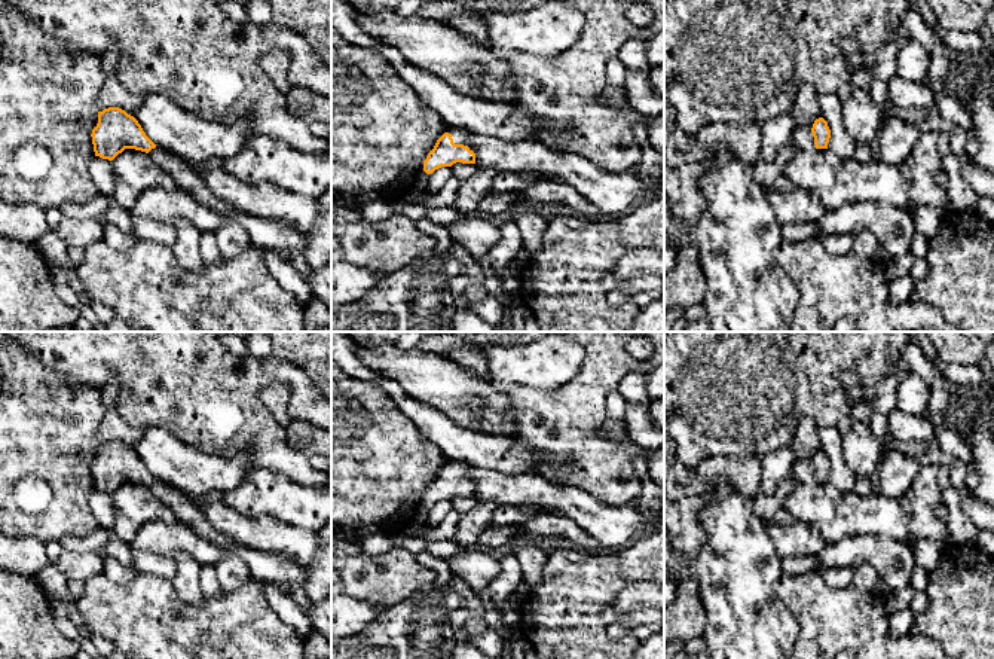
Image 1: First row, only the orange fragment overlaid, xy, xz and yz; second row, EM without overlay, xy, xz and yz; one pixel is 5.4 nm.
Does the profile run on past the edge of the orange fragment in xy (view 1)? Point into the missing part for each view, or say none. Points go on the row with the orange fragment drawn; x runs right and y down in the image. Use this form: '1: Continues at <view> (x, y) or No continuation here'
1: Continues at xy (265, 234)

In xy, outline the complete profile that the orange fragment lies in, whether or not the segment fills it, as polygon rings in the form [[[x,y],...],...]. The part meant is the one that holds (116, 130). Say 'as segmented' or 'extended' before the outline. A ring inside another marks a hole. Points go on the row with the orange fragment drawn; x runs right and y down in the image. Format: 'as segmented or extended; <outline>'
extended; [[[119,107],[98,112],[98,123],[92,129],[95,156],[113,161],[125,149],[149,153],[156,164],[163,167],[174,179],[175,186],[192,193],[201,202],[223,213],[226,222],[235,222],[247,229],[250,244],[264,253],[273,251],[284,257],[305,280],[311,271],[305,254],[305,237],[294,228],[285,228],[279,222],[251,216],[233,204],[217,198],[199,174],[195,165],[181,156],[159,149],[143,131],[138,120]]]

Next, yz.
extended; [[[823,118],[814,120],[813,128],[808,131],[805,128],[796,126],[792,144],[796,152],[810,152],[816,149],[828,149],[831,138],[831,129]]]

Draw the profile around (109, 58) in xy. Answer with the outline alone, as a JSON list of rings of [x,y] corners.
[[[116,42],[100,55],[101,67],[105,76],[116,73],[117,57],[119,57],[119,43]]]

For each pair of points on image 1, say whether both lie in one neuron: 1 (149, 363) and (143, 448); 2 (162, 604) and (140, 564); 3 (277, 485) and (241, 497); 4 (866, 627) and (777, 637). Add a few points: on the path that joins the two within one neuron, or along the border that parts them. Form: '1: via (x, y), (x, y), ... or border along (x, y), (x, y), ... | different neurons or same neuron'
1: border along (141, 429), (162, 427), (179, 438) | different neurons
2: border along (137, 571), (159, 576), (170, 582) | different neurons
3: via (268, 493), (250, 497) | same neuron
4: border along (783, 601), (798, 627), (795, 643) | different neurons

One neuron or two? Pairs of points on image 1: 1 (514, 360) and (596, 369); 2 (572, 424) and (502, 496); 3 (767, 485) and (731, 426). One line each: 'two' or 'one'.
1: two
2: two
3: two

